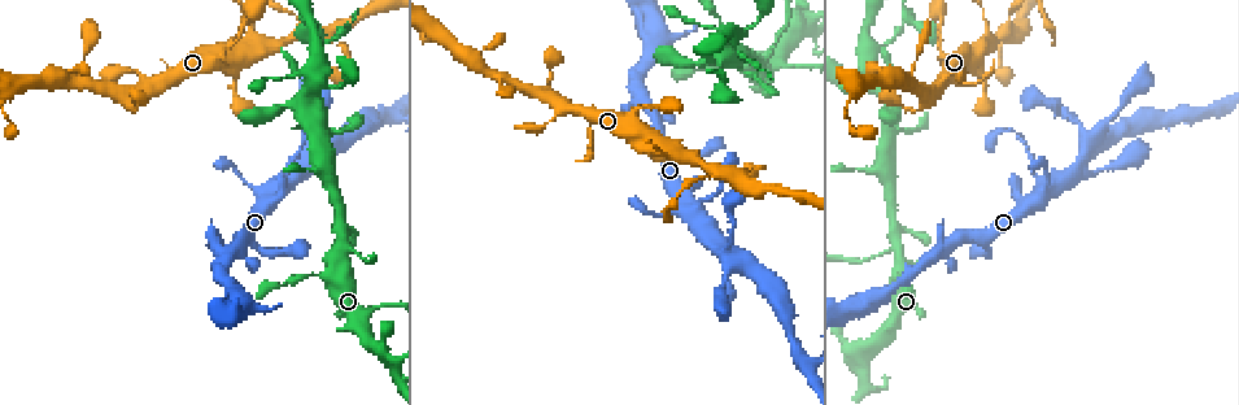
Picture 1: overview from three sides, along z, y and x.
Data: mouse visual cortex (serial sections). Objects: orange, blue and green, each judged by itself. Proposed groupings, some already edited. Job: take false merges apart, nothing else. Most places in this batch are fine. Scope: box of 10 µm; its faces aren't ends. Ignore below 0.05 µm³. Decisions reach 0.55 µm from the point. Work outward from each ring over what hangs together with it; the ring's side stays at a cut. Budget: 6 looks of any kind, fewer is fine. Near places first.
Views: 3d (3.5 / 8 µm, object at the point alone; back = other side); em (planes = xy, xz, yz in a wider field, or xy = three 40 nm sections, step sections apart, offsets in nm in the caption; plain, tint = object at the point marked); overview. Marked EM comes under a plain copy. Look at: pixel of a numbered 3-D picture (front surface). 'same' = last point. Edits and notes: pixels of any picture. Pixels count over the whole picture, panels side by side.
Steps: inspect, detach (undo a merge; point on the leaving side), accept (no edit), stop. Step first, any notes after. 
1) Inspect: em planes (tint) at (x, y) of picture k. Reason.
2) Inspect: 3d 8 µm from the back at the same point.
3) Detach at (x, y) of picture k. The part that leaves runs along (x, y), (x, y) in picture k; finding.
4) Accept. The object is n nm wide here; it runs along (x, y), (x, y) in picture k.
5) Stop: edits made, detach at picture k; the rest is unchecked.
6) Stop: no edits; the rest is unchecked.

Inspect: 3d 8 µm at (897, 250) of picture 1. Three arms meet.

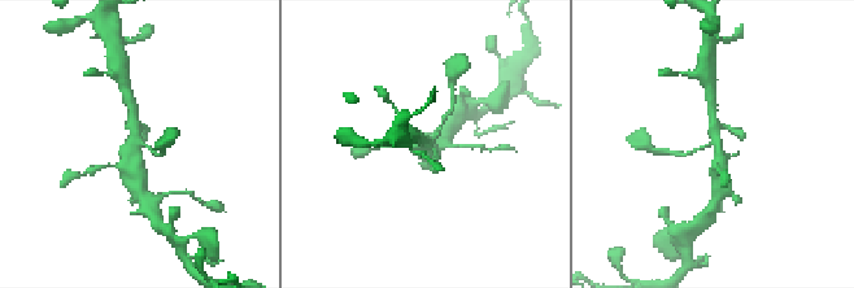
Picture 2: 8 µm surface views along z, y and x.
Inspect: em xy step 5 (tint) at the same point. Now the EM.

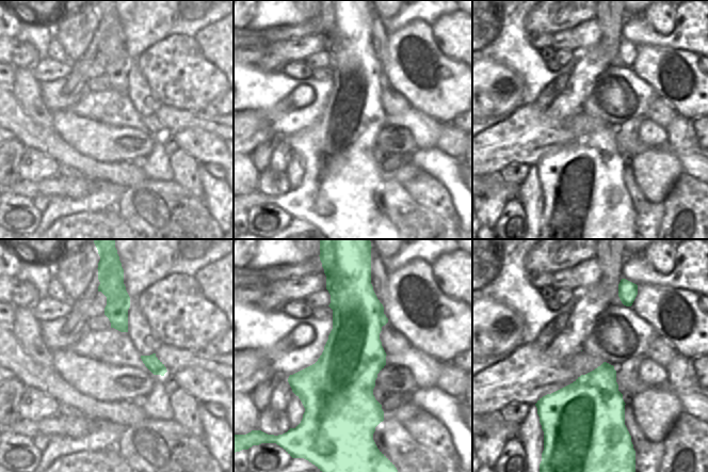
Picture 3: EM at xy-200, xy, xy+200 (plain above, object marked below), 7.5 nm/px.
Accept. It runs along (722, 182), (722, 158), (711, 108) in picture 2; continuous, no second cell.

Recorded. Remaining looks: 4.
Inspect: 3d 3.5 µm at (1006, 35) of picture 1.

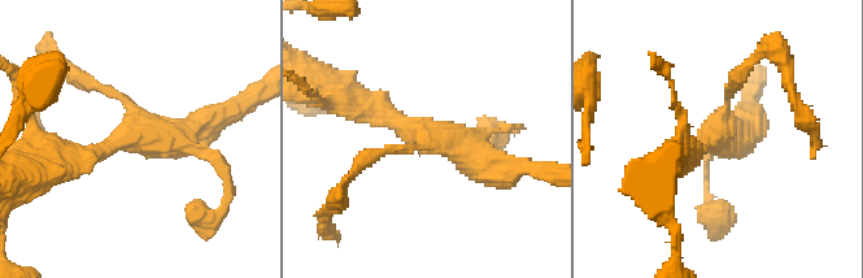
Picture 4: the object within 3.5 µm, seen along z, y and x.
Inspect: em planes (tint) at (714, 130) of picture 4.

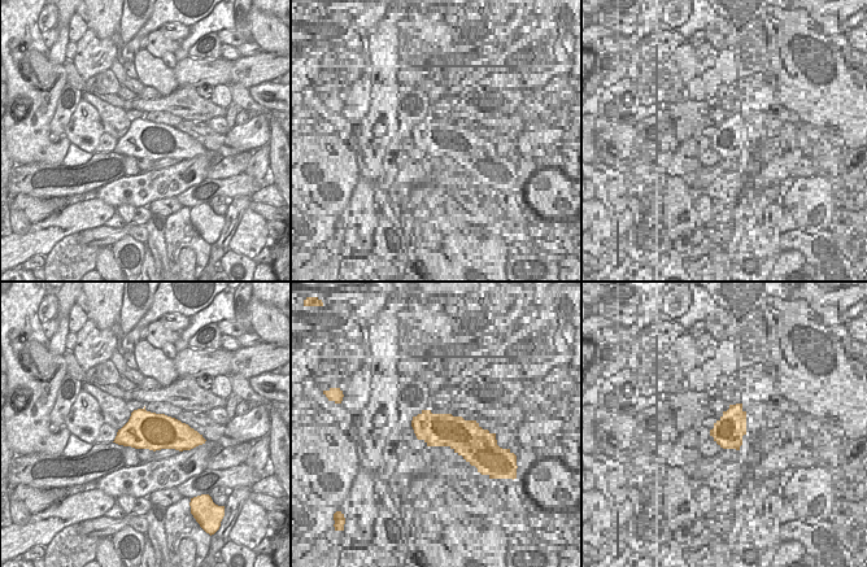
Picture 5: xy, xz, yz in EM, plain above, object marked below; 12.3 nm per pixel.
Accept. The arms are 150, 150, 350, 400 nm wide; it runs along (349, 99), (497, 169) in picture 4; all the same cell.

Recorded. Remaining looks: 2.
Inspect: 3d 3.5 µm at (921, 44) of picture 1. Sudden change in width.

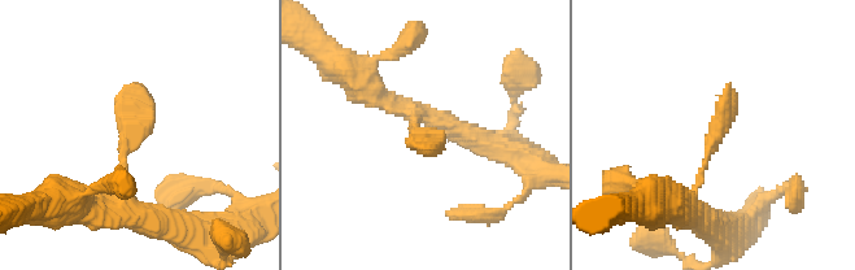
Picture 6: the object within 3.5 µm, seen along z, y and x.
Inspect: em xy step 2 (tint) at (418, 132) of picture 6. Now the EM.

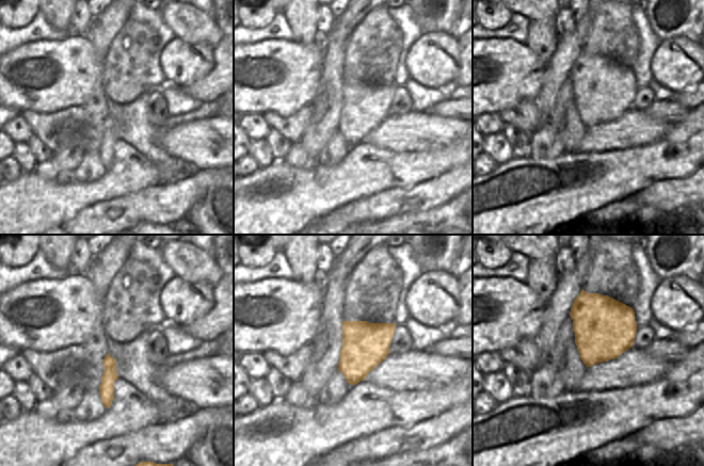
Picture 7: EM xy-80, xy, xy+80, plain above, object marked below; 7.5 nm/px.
Accept. It runs along (108, 357), (107, 404) in picture 7; one cell here.

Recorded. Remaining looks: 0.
Stop: no edits; the rest is unchecked.

